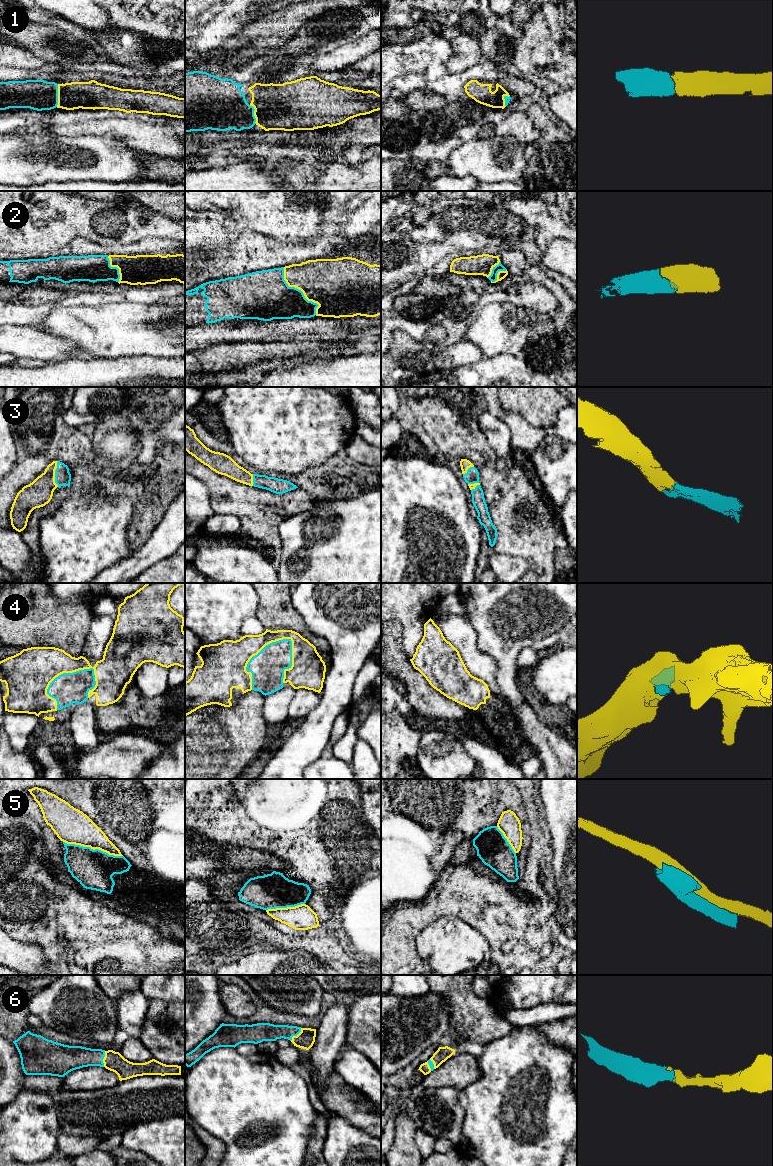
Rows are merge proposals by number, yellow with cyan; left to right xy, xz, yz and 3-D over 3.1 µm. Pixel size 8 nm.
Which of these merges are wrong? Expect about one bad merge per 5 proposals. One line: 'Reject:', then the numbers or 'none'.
Reject: 5

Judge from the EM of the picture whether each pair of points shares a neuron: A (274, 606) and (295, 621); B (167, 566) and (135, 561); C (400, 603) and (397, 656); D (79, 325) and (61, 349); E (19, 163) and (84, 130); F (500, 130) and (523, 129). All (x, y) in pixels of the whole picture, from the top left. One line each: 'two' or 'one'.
A: one
B: two
C: two
D: two
E: two
F: one

